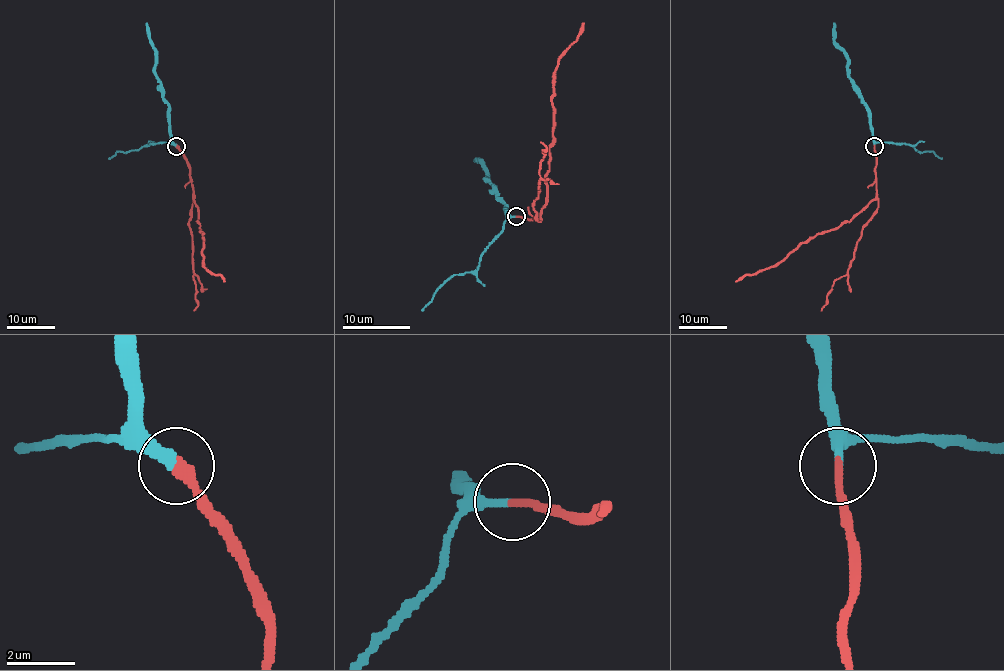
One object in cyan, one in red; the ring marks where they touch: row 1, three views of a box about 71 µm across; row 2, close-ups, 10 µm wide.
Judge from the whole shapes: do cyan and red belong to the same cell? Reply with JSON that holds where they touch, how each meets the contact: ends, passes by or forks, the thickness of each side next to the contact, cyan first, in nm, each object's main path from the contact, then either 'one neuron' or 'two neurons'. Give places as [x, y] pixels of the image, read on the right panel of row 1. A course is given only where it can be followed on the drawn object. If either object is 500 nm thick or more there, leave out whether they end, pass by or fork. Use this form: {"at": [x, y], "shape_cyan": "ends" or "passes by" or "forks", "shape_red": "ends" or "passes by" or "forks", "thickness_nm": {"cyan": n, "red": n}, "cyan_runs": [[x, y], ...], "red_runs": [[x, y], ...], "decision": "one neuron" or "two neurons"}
{"at": [874, 146], "shape_cyan": "ends", "shape_red": "ends", "thickness_nm": {"cyan": 300, "red": 300}, "cyan_runs": [[874, 146], [870, 109], [849, 77], [848, 57], [835, 42], [834, 22]], "red_runs": [[874, 146], [876, 196], [849, 221], [809, 236], [773, 265], [736, 281]], "decision": "one neuron"}

